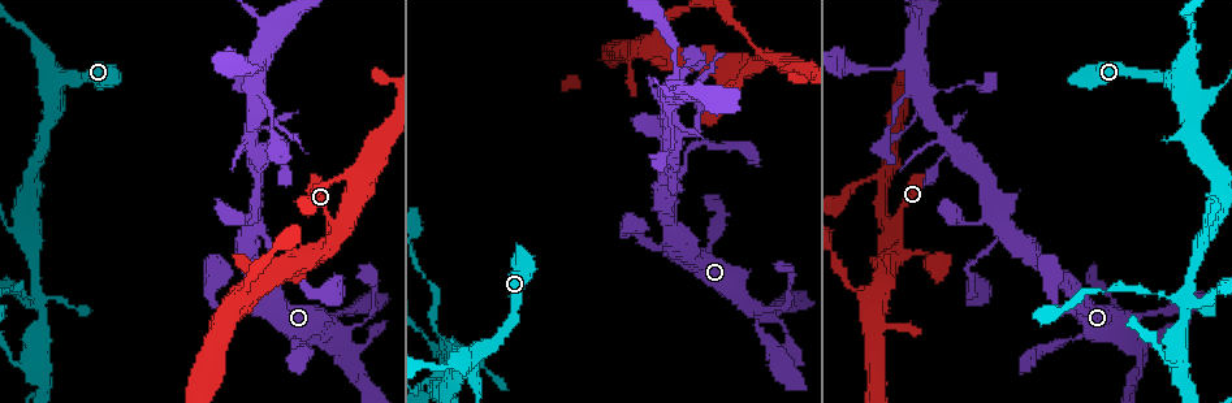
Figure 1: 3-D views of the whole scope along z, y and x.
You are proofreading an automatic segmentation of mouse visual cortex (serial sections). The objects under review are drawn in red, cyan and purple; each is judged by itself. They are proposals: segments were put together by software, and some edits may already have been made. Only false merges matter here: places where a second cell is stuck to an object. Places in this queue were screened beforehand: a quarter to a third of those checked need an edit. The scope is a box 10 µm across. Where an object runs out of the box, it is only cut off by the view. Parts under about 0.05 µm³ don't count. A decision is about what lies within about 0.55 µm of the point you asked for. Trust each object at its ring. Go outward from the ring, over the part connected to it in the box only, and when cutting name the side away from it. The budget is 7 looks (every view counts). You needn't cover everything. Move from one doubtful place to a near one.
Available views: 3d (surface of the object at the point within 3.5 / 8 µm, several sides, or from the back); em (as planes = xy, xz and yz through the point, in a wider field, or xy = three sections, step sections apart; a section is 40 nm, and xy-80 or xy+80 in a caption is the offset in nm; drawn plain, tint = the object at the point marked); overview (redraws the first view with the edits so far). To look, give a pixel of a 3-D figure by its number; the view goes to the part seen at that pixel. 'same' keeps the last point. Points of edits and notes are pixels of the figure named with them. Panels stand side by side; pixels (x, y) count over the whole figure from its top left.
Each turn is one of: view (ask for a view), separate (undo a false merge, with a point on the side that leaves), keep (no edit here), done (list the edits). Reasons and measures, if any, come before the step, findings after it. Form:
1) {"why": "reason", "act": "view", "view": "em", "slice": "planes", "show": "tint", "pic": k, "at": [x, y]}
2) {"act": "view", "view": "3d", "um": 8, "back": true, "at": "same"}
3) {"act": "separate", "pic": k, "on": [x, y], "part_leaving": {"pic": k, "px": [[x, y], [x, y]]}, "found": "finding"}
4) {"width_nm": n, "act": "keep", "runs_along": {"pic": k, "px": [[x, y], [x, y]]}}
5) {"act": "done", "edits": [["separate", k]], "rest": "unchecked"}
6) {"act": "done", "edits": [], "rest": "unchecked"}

{"why": "looks like a crossing", "act": "view", "view": "3d", "um": 3.5, "pic": 1, "at": [748, 302]}

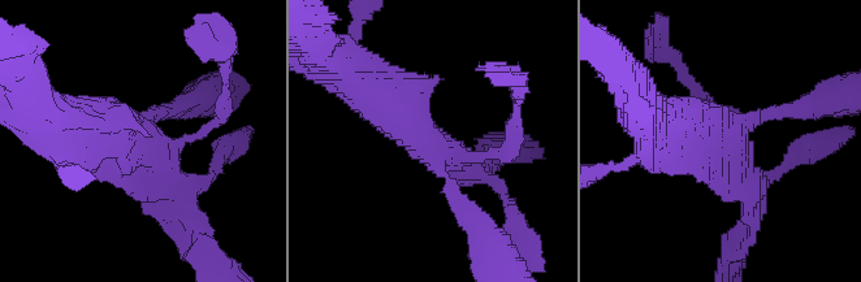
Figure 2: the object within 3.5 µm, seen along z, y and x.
{"why": "shape alone is not enough", "act": "view", "view": "em", "slice": "planes", "show": "tint", "pic": 2, "at": [428, 140]}

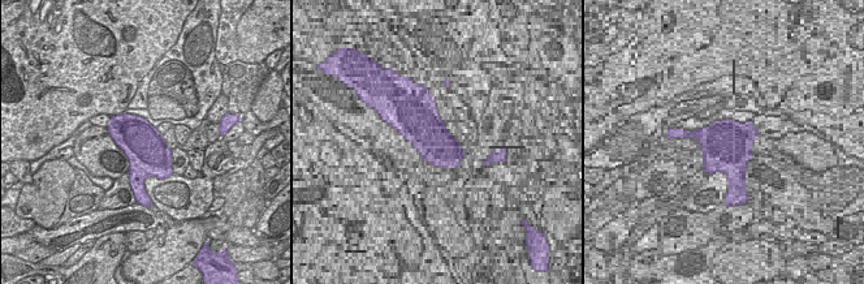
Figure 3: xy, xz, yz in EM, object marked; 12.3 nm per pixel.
{"act": "keep", "runs_along": {"pic": 2, "px": [[364, 82], [461, 169], [480, 169]]}, "found": "one cell here"}

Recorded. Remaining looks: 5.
{"why": "sudden change in width", "act": "view", "view": "3d", "um": 8, "pic": 1, "at": [908, 89]}

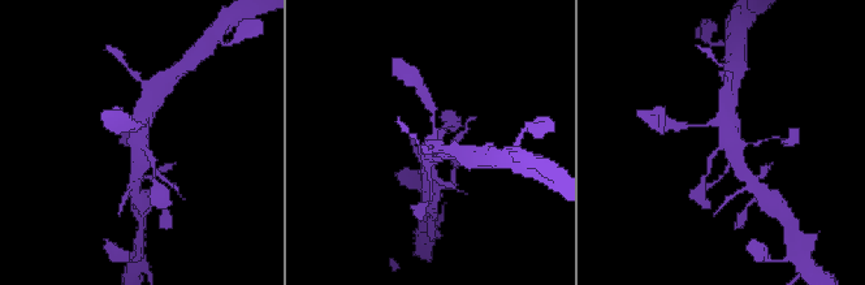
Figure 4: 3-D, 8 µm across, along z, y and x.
{"act": "view", "view": "em", "slice": "xy", "step": 5, "show": "tint", "at": "same"}

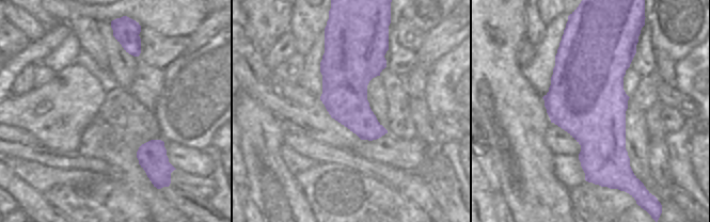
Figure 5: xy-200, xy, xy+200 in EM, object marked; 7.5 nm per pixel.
{"act": "keep", "runs_along": {"pic": 4, "px": [[744, 173], [723, 122], [729, 103]]}, "found": "continuous, no second cell"}

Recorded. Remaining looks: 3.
{"act": "view", "view": "3d", "um": 3.5, "back": true, "pic": 1, "at": [1192, 26]}

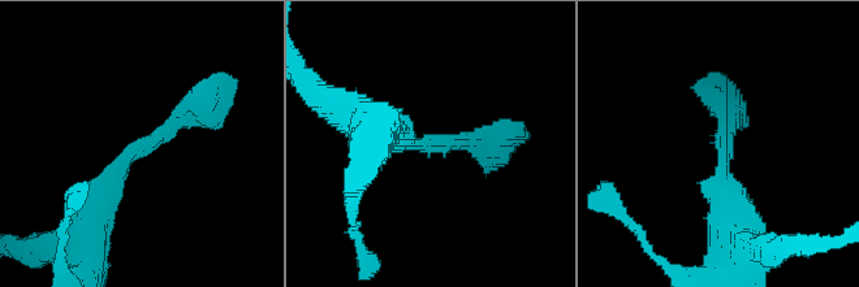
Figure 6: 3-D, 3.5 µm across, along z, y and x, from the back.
{"arm_widths_nm": [200, 400], "why": "need the tissue", "act": "view", "view": "em", "slice": "xy", "step": 3, "show": "tint", "pic": 6, "at": [434, 144]}

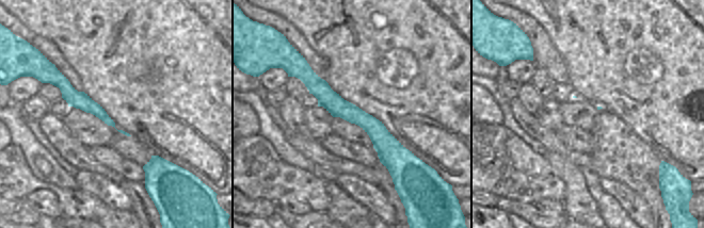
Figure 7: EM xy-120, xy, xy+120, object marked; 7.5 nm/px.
{"width_nm": 160, "act": "keep", "runs_along": {"pic": 6, "px": [[91, 208], [199, 88]]}, "found": "one cell here"}

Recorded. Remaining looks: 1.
{"act": "done", "edits": [], "rest": "unchecked"}

